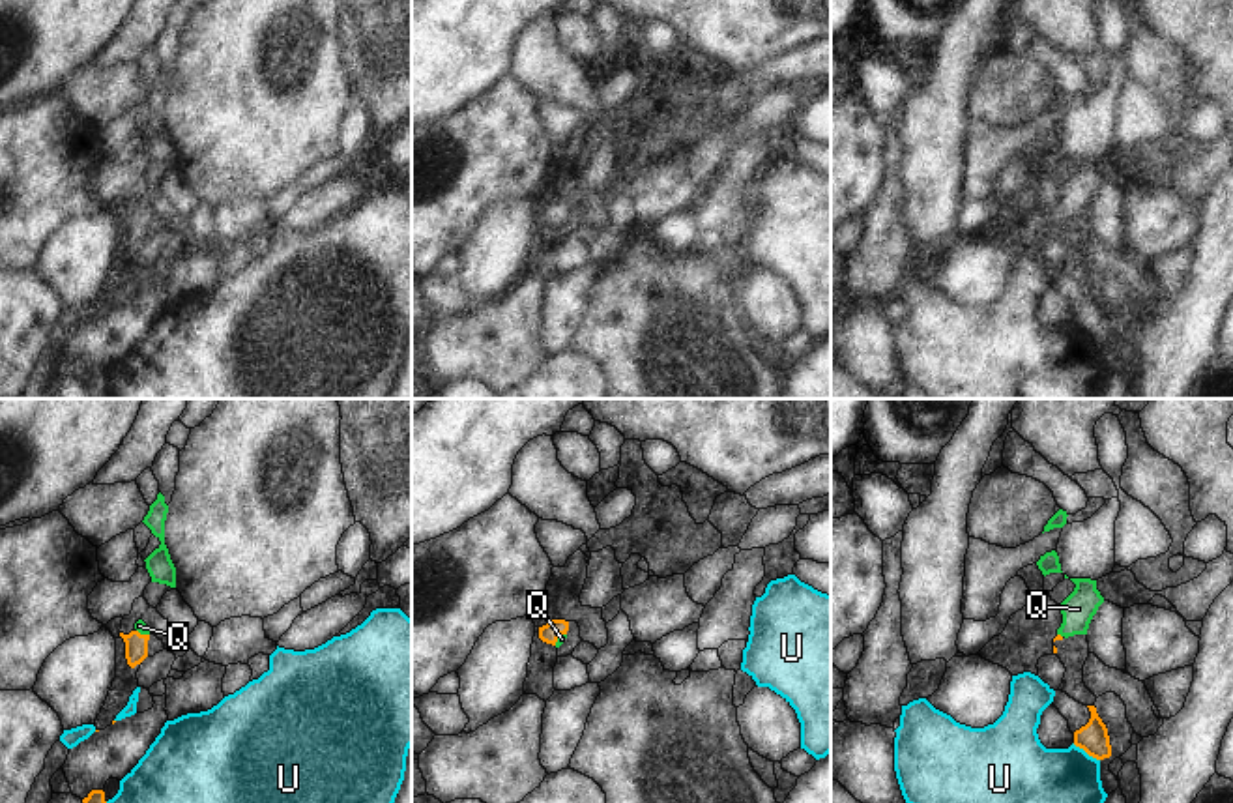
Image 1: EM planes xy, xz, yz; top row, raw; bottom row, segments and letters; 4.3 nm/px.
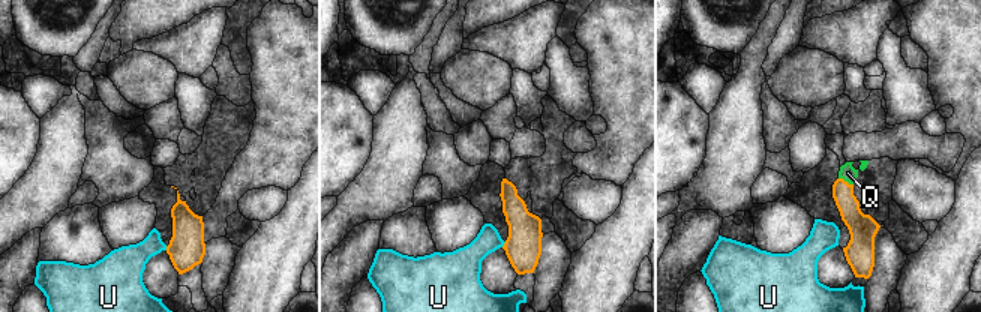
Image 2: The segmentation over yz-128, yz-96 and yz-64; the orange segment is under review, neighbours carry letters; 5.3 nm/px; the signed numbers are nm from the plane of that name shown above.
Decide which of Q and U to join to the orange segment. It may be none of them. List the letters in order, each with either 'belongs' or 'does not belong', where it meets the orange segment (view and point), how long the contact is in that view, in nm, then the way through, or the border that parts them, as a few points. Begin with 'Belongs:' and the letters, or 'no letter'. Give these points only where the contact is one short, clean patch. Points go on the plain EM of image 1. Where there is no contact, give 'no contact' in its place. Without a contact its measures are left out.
Belongs: Q
Q: belongs | xz (558, 218) | 80 nm | across xz (549, 214), (558, 218), (562, 219)
U: does not belong | yz (1086, 332) | 140 nm

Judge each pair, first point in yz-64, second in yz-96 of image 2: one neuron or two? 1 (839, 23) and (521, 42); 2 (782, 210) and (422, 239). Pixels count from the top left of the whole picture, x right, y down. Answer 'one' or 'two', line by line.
1: one
2: two

